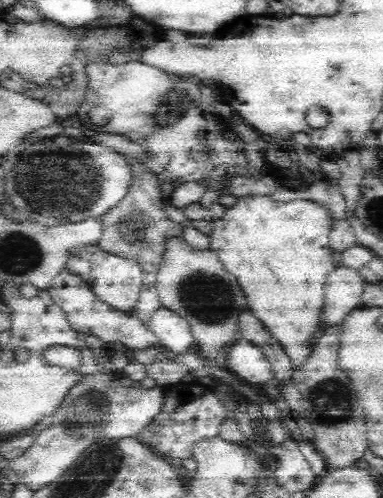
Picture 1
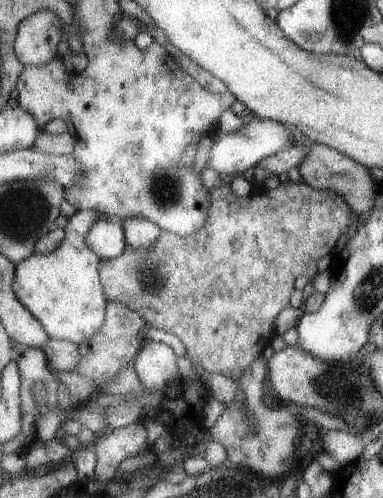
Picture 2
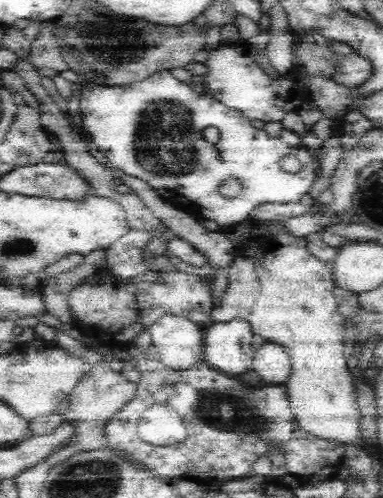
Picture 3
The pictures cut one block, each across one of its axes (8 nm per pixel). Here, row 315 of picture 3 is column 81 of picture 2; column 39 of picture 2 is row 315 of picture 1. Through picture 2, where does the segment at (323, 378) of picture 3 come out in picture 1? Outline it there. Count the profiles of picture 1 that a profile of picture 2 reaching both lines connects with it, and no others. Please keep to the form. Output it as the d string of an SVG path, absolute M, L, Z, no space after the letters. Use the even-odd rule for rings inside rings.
M250 192L226 210L222 220L214 222L210 250L222 266L238 278L248 300L248 310L264 324L264 328L284 346L292 364L302 366L312 352L308 338L320 326L324 306L324 280L334 266L330 228L334 220L330 210L308 202L290 200L276 202L270 196Z

